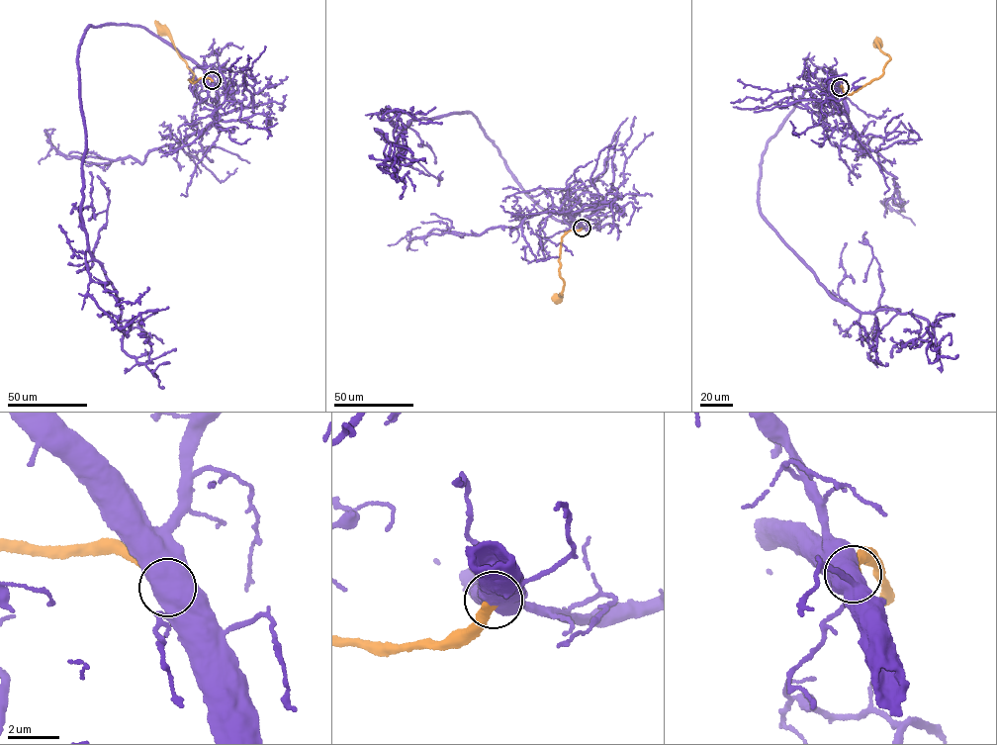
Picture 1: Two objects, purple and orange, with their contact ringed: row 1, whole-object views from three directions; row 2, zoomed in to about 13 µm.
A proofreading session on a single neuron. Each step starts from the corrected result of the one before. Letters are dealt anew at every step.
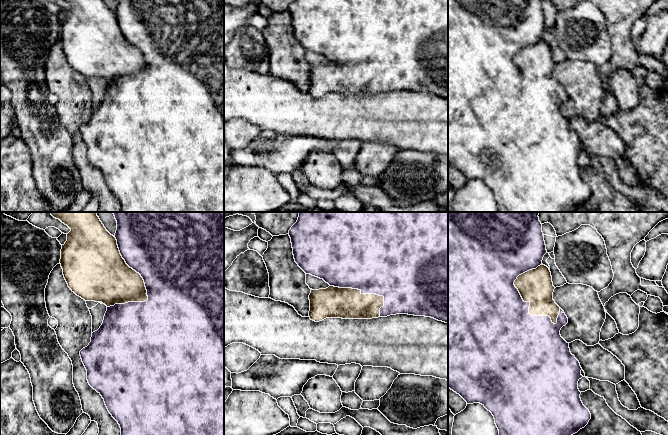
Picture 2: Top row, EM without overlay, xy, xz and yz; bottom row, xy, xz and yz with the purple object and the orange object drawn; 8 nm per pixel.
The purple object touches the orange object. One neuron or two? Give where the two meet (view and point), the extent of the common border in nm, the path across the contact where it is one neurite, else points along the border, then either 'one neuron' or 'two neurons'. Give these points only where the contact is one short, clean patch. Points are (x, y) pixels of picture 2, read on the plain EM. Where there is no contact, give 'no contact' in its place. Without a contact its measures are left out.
contact yz (521, 74); length 500 nm; one neuron

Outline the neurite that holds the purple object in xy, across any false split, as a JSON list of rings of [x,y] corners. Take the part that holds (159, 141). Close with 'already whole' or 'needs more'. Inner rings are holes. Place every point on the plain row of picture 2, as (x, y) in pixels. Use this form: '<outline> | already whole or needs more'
[[[65,0],[65,1],[67,1],[67,2],[68,2],[68,3],[69,3],[69,4],[70,4],[70,5],[71,5],[71,7],[70,7],[70,8],[69,8],[69,9],[68,9],[68,10],[67,10],[67,17],[66,17],[66,18],[65,18],[65,20],[64,20],[64,21],[62,21],[62,25],[61,25],[61,35],[60,35],[60,40],[61,40],[61,43],[62,43],[62,45],[63,45],[63,51],[64,51],[64,54],[65,54],[65,56],[66,56],[66,58],[67,58],[67,60],[68,60],[68,63],[69,63],[69,64],[70,64],[70,65],[71,65],[71,66],[72,66],[72,68],[74,68],[74,69],[75,69],[75,70],[76,70],[76,71],[77,71],[77,72],[79,72],[79,73],[81,73],[81,74],[82,74],[82,75],[84,75],[84,76],[85,76],[85,77],[95,77],[95,78],[102,78],[102,79],[103,79],[103,80],[105,80],[105,81],[106,81],[106,82],[107,82],[107,87],[106,87],[106,89],[105,89],[105,92],[104,92],[104,96],[103,96],[103,99],[102,99],[102,101],[101,101],[101,102],[100,102],[100,104],[99,104],[99,105],[98,105],[98,106],[97,106],[97,107],[95,107],[95,108],[93,108],[93,109],[92,109],[92,113],[91,113],[91,118],[90,118],[90,119],[89,119],[89,121],[88,121],[88,122],[87,122],[87,123],[85,123],[85,124],[83,124],[83,125],[82,125],[82,126],[81,126],[81,127],[80,127],[80,132],[81,132],[81,135],[82,135],[82,138],[83,138],[83,140],[84,140],[84,142],[85,142],[85,144],[86,144],[86,146],[87,146],[87,156],[88,156],[88,159],[89,159],[89,161],[90,161],[90,162],[91,162],[91,163],[92,163],[92,164],[93,164],[93,165],[94,165],[94,166],[96,166],[96,167],[97,167],[97,168],[98,168],[98,169],[99,169],[99,170],[100,170],[100,171],[101,171],[101,172],[102,172],[102,174],[103,174],[103,175],[104,175],[104,178],[105,178],[105,181],[106,181],[106,183],[107,183],[107,185],[108,185],[108,187],[109,187],[109,189],[110,189],[110,190],[111,190],[111,191],[112,191],[112,193],[113,193],[113,194],[114,194],[114,195],[115,195],[115,196],[116,196],[116,197],[117,197],[117,198],[118,198],[118,200],[119,200],[119,201],[120,201],[120,204],[121,204],[121,212],[224,212],[224,0],[117,0],[117,6],[116,6],[116,9],[115,9],[115,11],[114,11],[114,12],[113,12],[113,11],[111,11],[111,10],[110,10],[110,9],[109,9],[109,8],[108,8],[108,7],[107,7],[107,6],[106,6],[106,4],[105,4],[105,3],[104,3],[104,1],[103,1],[103,0]]] | needs more

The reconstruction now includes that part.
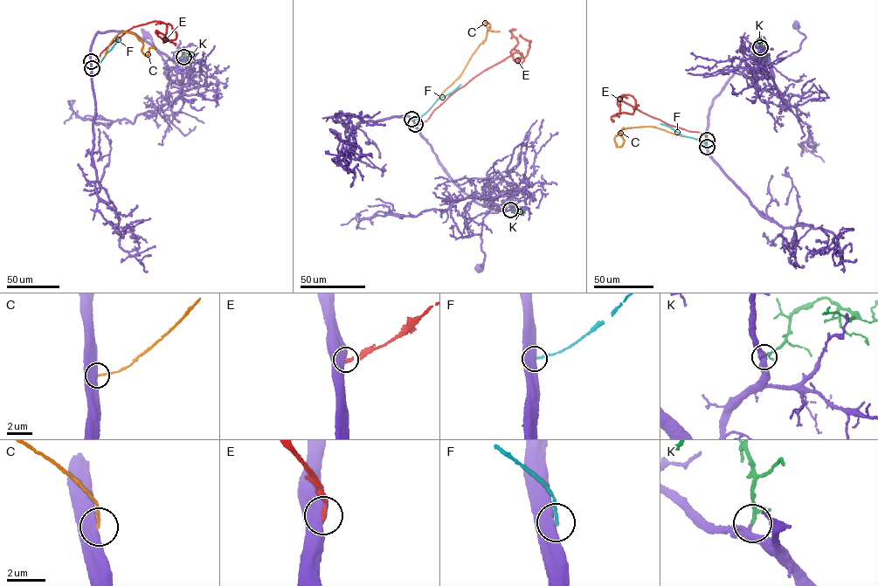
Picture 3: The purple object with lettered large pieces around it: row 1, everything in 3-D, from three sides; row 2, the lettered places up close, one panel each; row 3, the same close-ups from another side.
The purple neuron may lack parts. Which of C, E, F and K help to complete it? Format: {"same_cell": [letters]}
{"same_cell": ["K"]}

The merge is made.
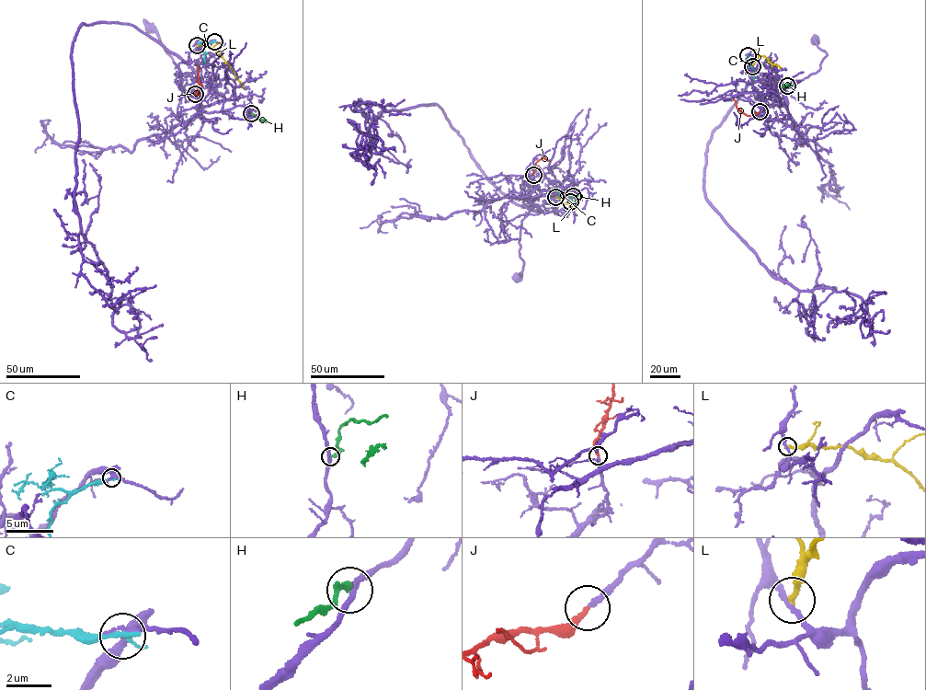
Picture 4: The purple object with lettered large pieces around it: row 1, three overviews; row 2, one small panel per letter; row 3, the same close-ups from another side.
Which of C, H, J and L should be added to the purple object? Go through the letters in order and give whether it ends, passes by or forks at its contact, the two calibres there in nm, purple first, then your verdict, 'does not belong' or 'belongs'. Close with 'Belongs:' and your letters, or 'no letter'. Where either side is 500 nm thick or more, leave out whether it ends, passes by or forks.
C: it passes by; calibres 280 and 220 nm; does not belong
H: it ends; calibres 260 and 260 nm; does not belong
J: it ends; calibres 240 and 240 nm; belongs
L: it ends; calibres 220 and 240 nm; does not belong
Belongs: J

